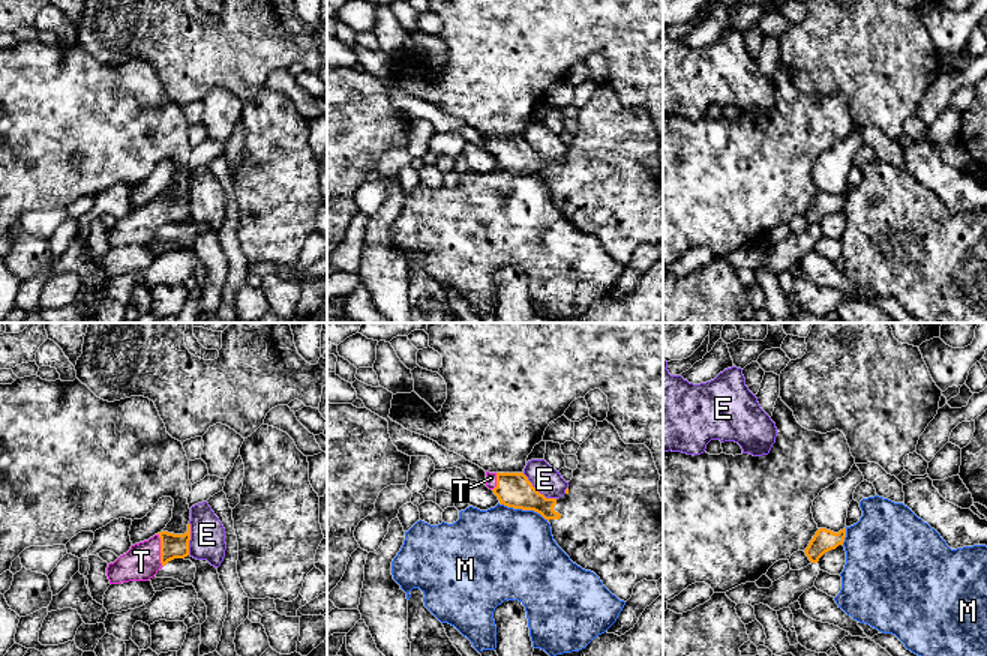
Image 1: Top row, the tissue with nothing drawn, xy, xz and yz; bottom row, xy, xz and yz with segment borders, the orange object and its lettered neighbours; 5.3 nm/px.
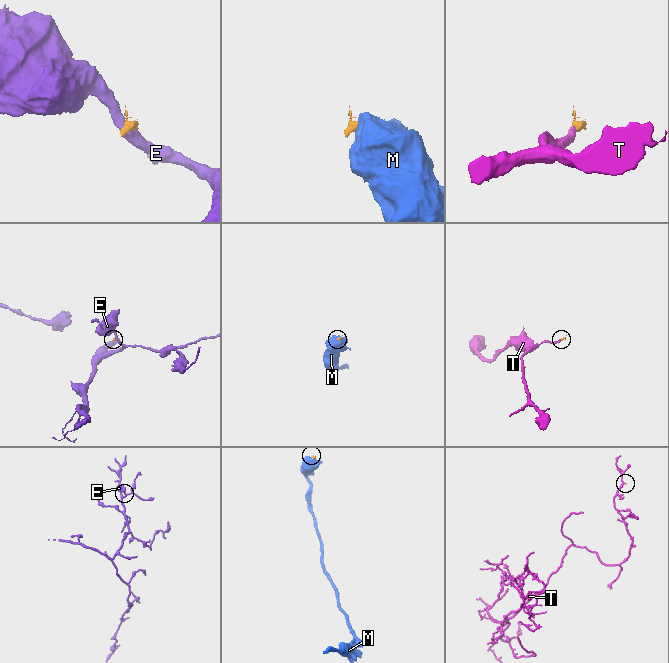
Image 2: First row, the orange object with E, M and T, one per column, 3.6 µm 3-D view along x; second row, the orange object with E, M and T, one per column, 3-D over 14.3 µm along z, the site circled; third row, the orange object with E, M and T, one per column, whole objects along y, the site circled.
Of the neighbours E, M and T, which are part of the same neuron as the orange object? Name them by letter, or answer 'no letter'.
T

